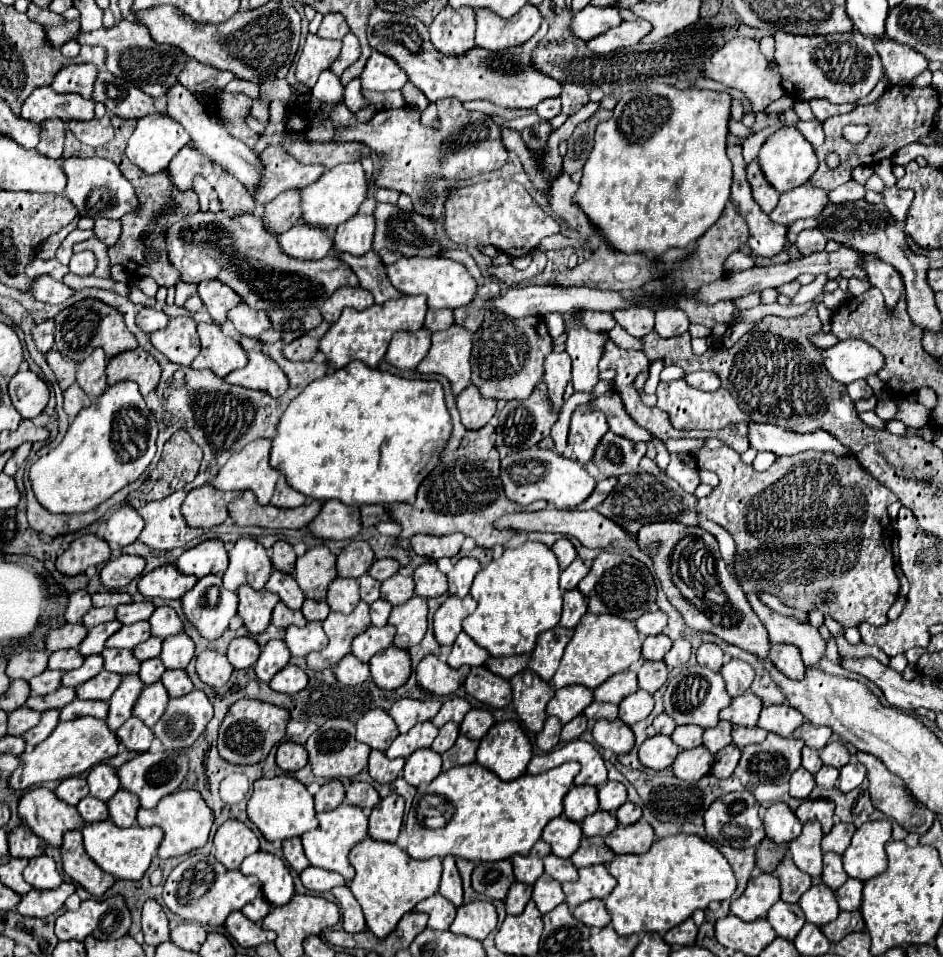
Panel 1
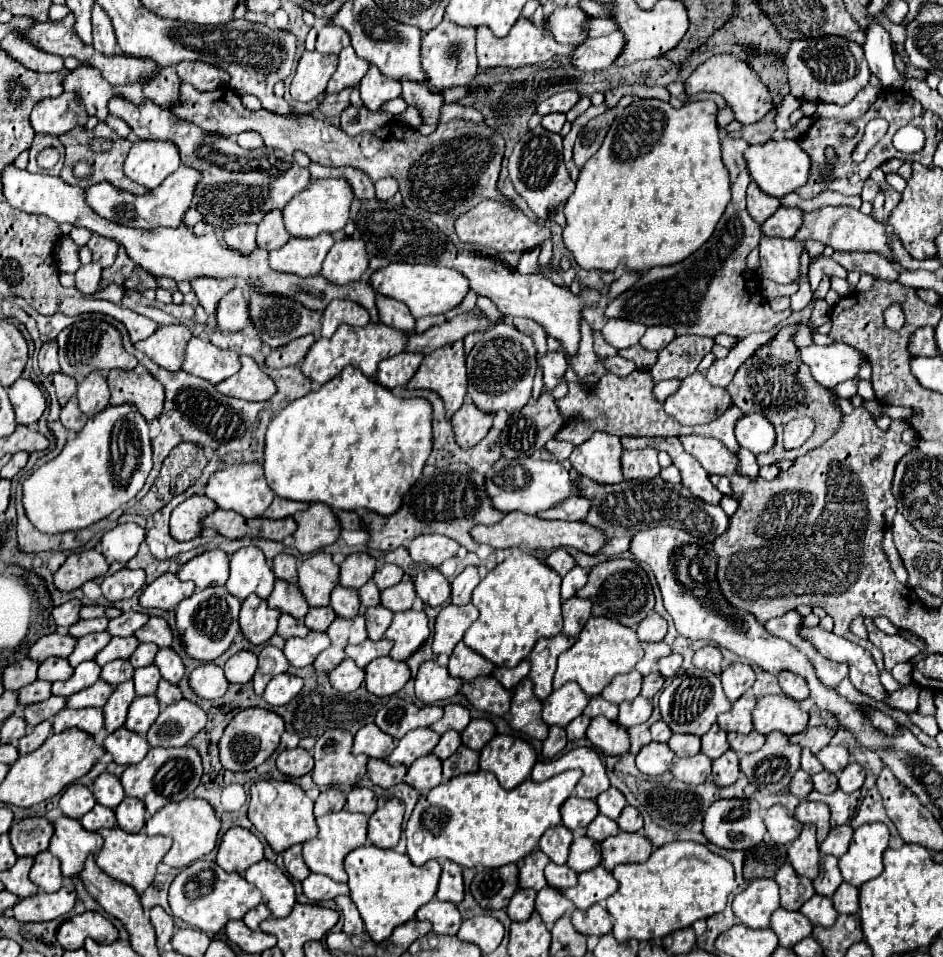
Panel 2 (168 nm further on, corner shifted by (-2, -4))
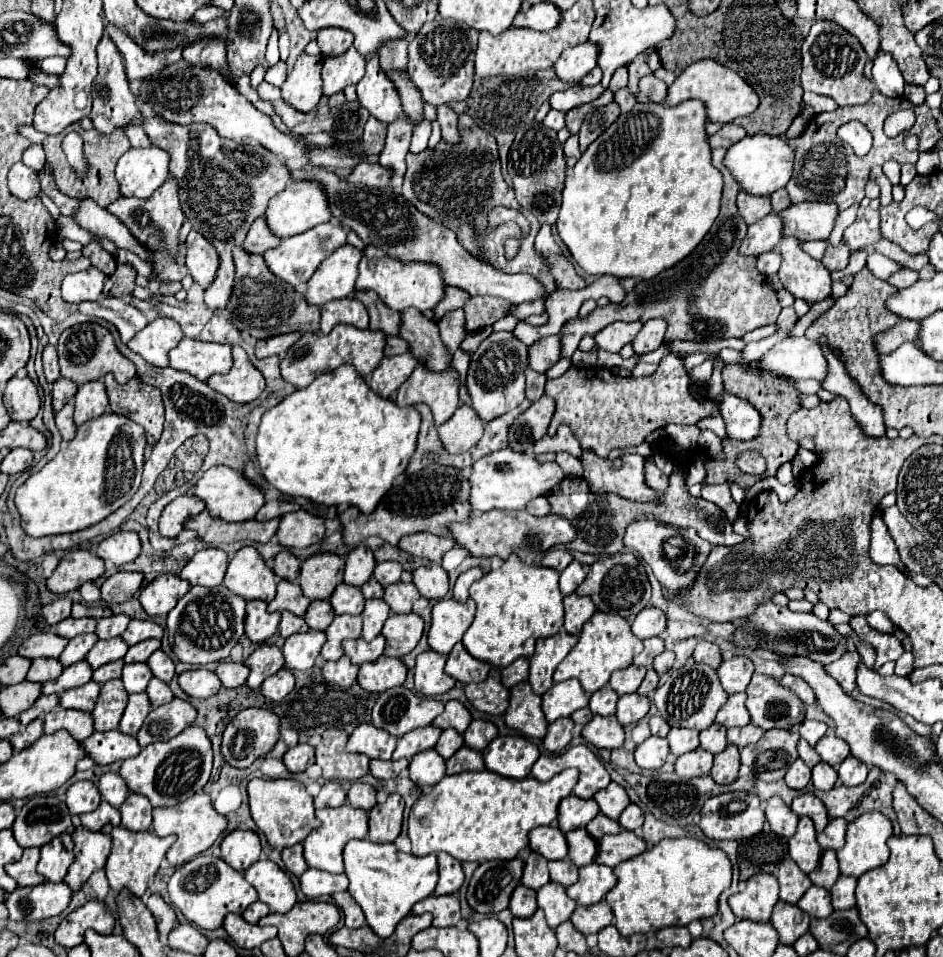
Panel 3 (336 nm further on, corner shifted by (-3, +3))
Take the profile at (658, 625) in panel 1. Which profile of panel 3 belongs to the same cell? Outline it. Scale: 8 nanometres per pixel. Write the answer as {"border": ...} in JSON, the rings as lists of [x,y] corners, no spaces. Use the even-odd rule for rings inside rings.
{"border":[[[644,607],[632,621],[632,633],[638,639],[656,637],[666,629],[666,615],[656,607]]]}

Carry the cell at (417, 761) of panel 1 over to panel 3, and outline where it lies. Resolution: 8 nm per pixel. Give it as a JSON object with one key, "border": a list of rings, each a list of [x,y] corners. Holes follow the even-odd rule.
{"border":[[[428,749],[428,751],[414,755],[408,765],[408,771],[410,771],[410,779],[418,787],[432,787],[446,775],[444,759],[440,757],[436,749]]]}

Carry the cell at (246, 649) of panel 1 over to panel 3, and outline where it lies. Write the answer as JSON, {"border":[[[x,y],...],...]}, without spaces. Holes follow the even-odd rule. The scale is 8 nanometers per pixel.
{"border":[[[222,661],[216,669],[216,675],[222,683],[222,687],[226,689],[236,689],[240,685],[244,685],[246,677],[248,677],[248,671],[246,671],[246,665],[244,663],[232,663],[232,661]]]}

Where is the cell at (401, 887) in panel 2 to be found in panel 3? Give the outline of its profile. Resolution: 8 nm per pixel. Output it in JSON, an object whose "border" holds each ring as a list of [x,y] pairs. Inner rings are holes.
{"border":[[[354,839],[344,847],[344,867],[350,879],[350,895],[358,901],[366,915],[366,923],[378,937],[390,937],[400,919],[404,919],[416,901],[434,893],[438,883],[436,855],[414,857],[396,849],[394,843],[372,843],[368,839]]]}

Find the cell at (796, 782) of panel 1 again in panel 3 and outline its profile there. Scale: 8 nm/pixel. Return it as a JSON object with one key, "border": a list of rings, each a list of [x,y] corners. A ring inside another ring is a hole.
{"border":[[[796,759],[796,761],[790,765],[784,781],[786,781],[786,785],[788,785],[790,789],[798,789],[798,791],[800,791],[800,789],[804,789],[804,787],[810,783],[810,769],[808,769],[800,759]]]}

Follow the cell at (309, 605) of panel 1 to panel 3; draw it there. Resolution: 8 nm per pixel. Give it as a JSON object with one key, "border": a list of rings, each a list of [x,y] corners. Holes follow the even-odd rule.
{"border":[[[312,601],[306,615],[304,615],[304,621],[308,623],[310,629],[326,631],[330,621],[334,621],[334,611],[328,601]]]}

